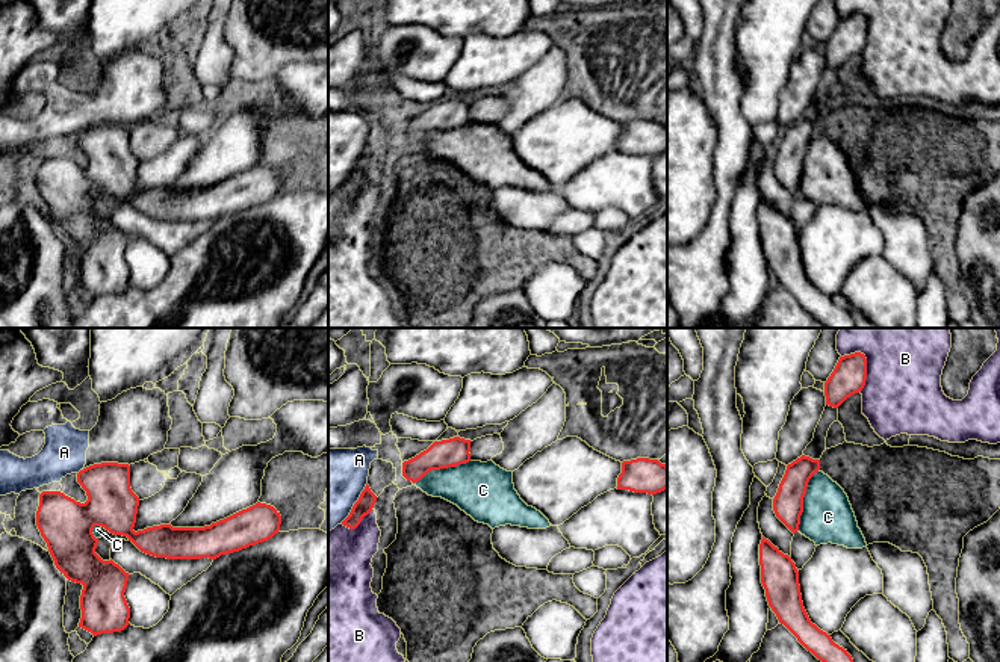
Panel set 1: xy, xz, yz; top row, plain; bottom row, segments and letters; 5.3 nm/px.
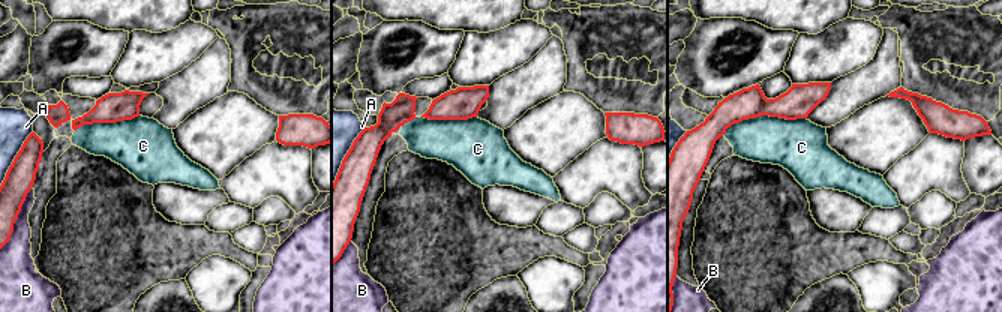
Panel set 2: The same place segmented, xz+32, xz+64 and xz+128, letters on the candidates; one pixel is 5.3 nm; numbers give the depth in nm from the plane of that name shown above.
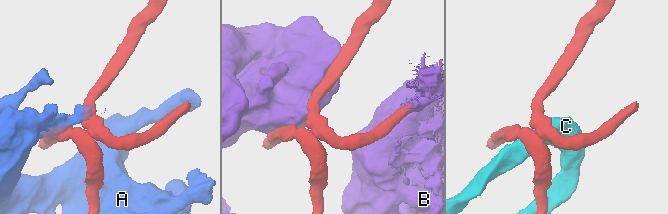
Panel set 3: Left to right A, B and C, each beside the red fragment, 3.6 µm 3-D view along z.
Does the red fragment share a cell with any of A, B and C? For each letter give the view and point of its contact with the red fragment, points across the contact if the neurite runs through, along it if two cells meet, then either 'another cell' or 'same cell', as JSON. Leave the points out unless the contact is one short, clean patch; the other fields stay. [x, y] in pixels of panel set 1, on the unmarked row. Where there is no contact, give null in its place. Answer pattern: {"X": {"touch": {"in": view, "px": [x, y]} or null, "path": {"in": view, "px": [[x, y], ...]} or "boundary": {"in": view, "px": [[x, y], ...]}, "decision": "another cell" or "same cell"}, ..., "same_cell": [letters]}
{"A": {"touch": {"in": "xz", "px": [356, 163]}, "decision": "another cell"}, "B": {"touch": {"in": "yz", "px": [866, 23]}, "decision": "another cell"}, "C": {"touch": {"in": "yz", "px": [802, 160]}, "decision": "same cell"}, "same_cell": ["C"]}

